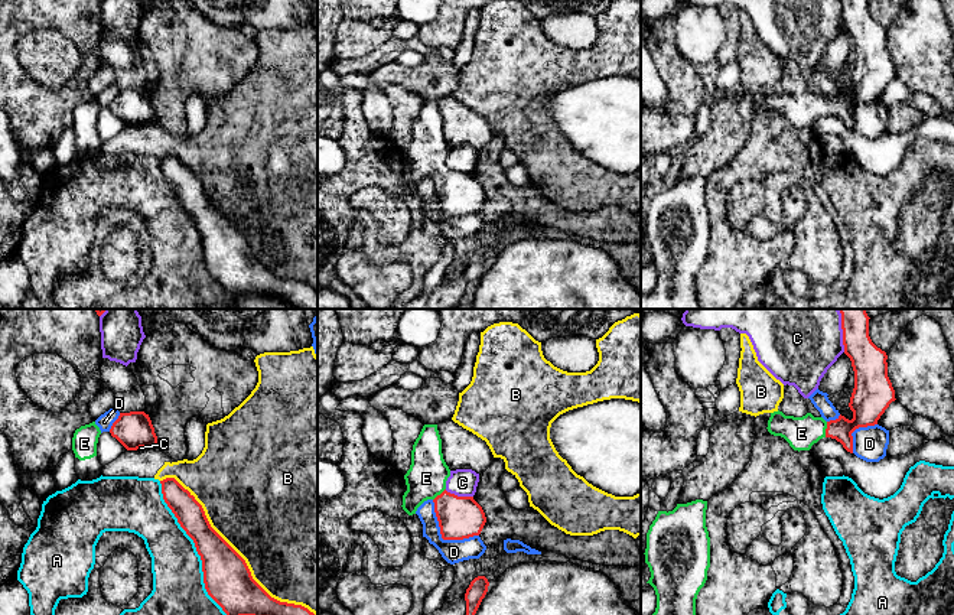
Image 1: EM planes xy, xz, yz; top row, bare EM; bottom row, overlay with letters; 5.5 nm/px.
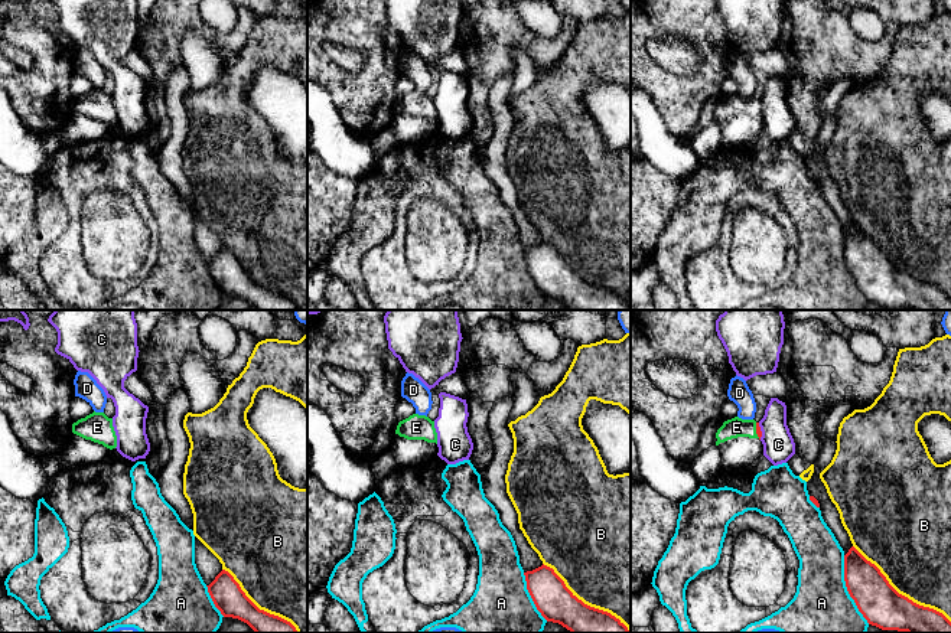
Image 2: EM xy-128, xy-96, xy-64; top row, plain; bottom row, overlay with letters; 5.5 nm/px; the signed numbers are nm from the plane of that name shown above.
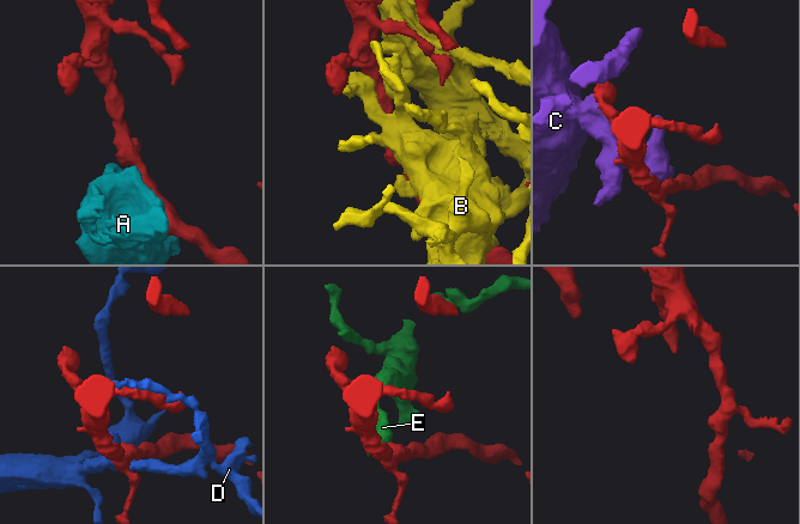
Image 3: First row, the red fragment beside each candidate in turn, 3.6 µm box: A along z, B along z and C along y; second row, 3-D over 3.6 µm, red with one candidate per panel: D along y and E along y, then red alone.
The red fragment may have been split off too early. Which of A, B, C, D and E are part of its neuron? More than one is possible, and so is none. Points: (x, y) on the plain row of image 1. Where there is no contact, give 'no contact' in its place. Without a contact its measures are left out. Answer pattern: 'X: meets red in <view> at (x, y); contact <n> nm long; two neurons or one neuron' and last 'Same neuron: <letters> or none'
A: meets red in xy at (197, 227); contact 900 nm long; two neurons
B: meets red in xy at (237, 230); contact 1150 nm long; two neurons
C: meets red in yz at (843, 15); contact 160 nm long; two neurons
D: meets red in xz at (442, 214); contact 340 nm long; two neurons
E: meets red in yz at (826, 106); contact 90 nm long; one neuron
Same neuron: E

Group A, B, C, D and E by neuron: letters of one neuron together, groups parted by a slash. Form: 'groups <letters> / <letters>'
groups A / B / C / D / E

